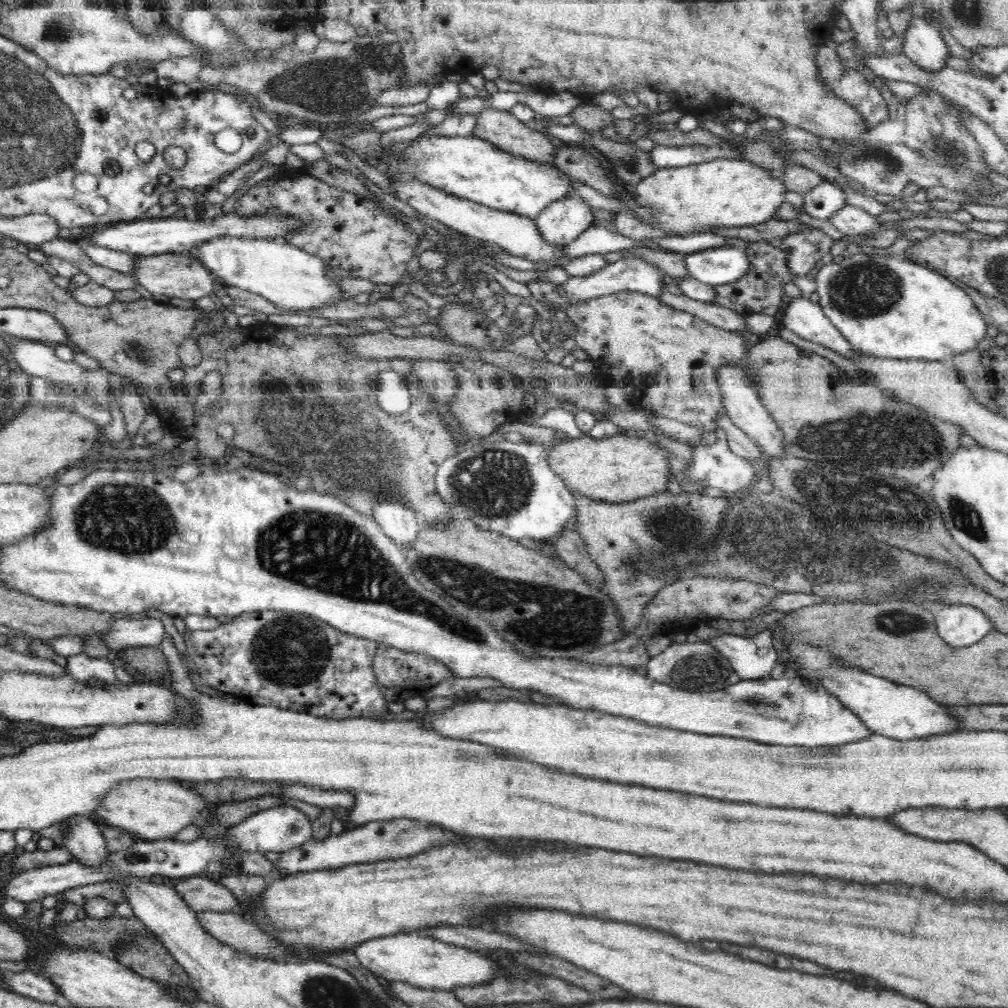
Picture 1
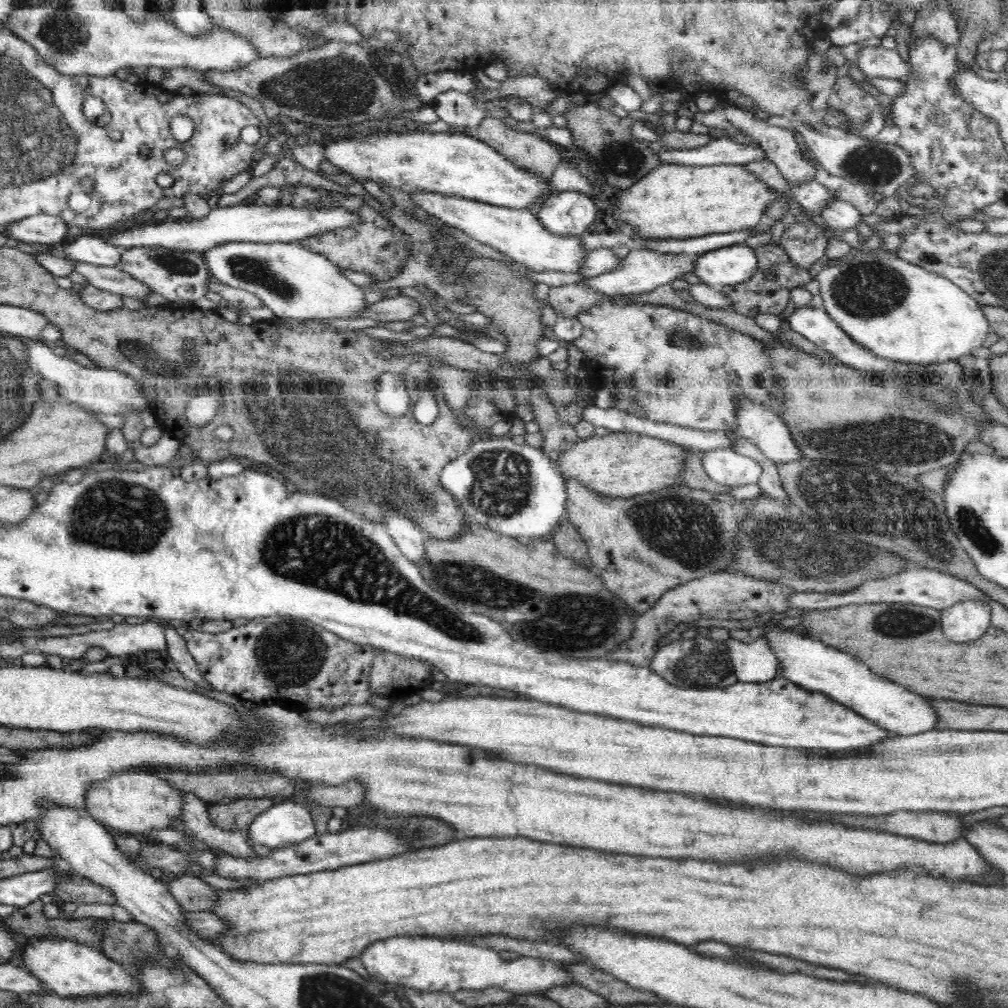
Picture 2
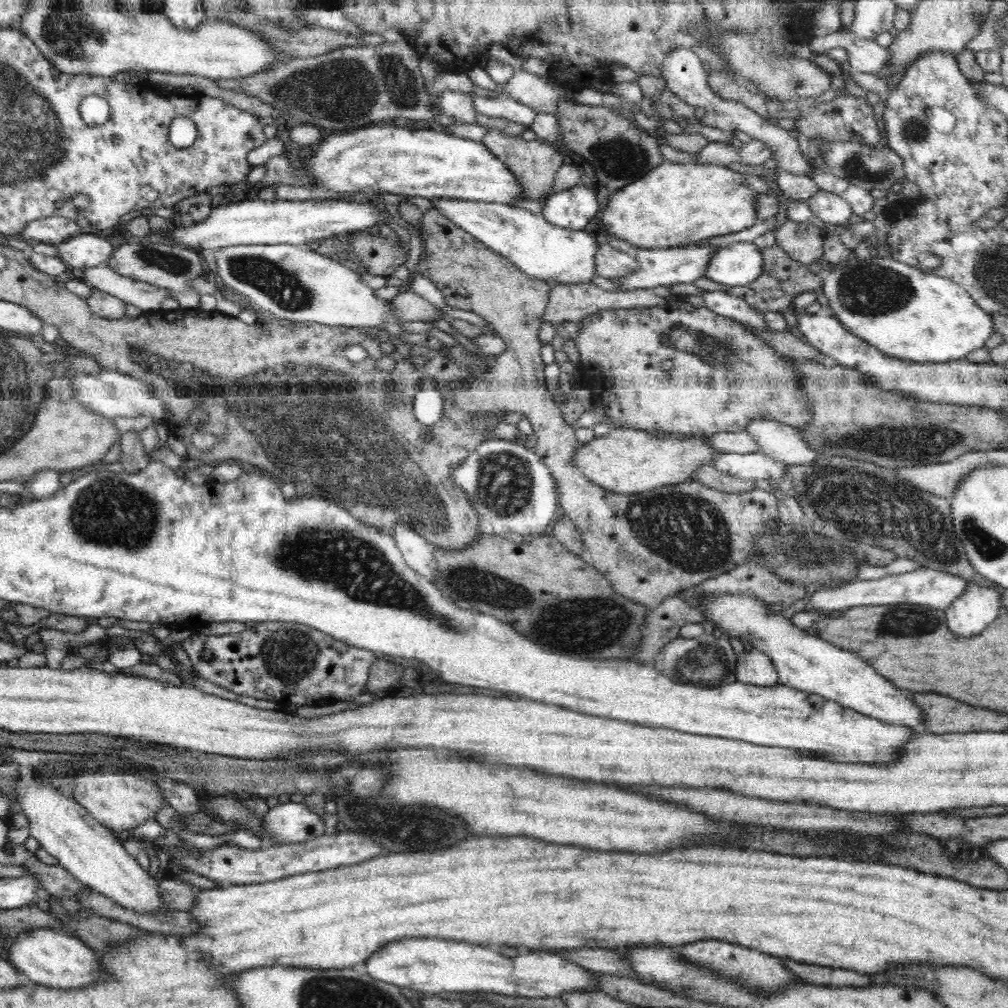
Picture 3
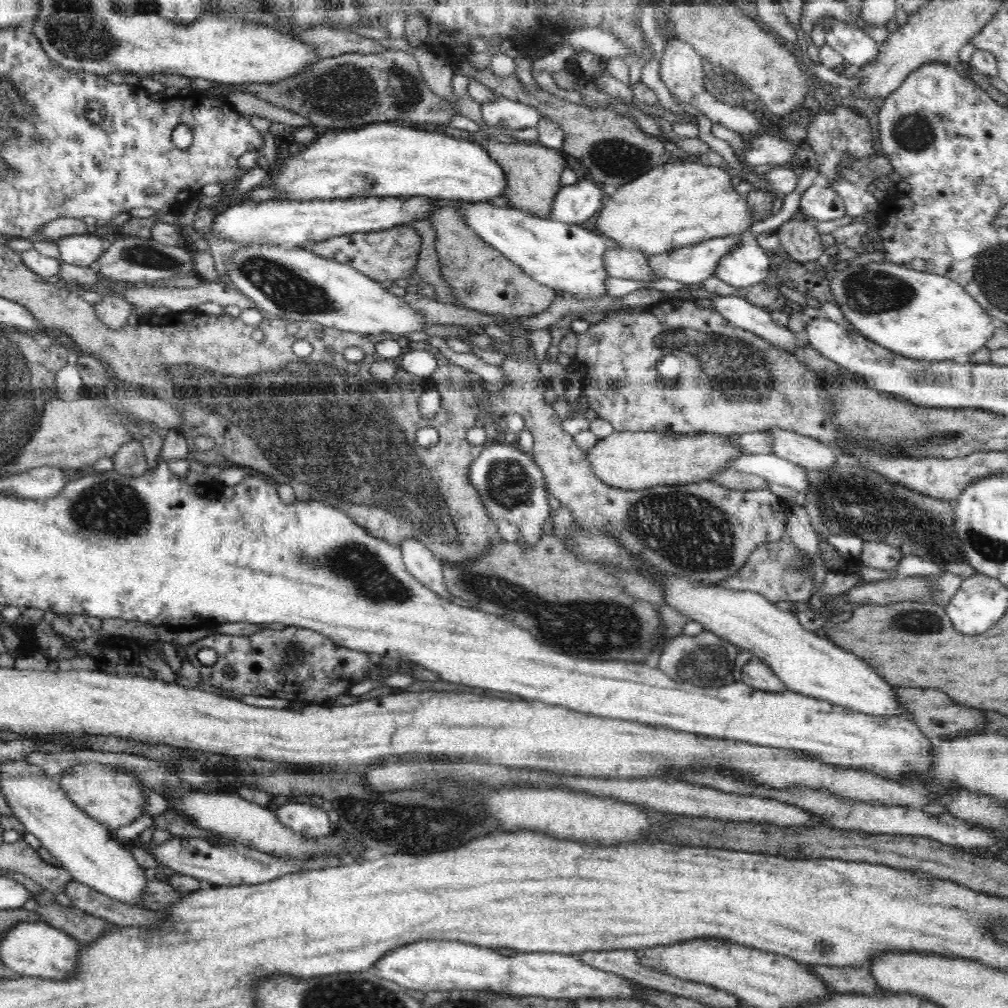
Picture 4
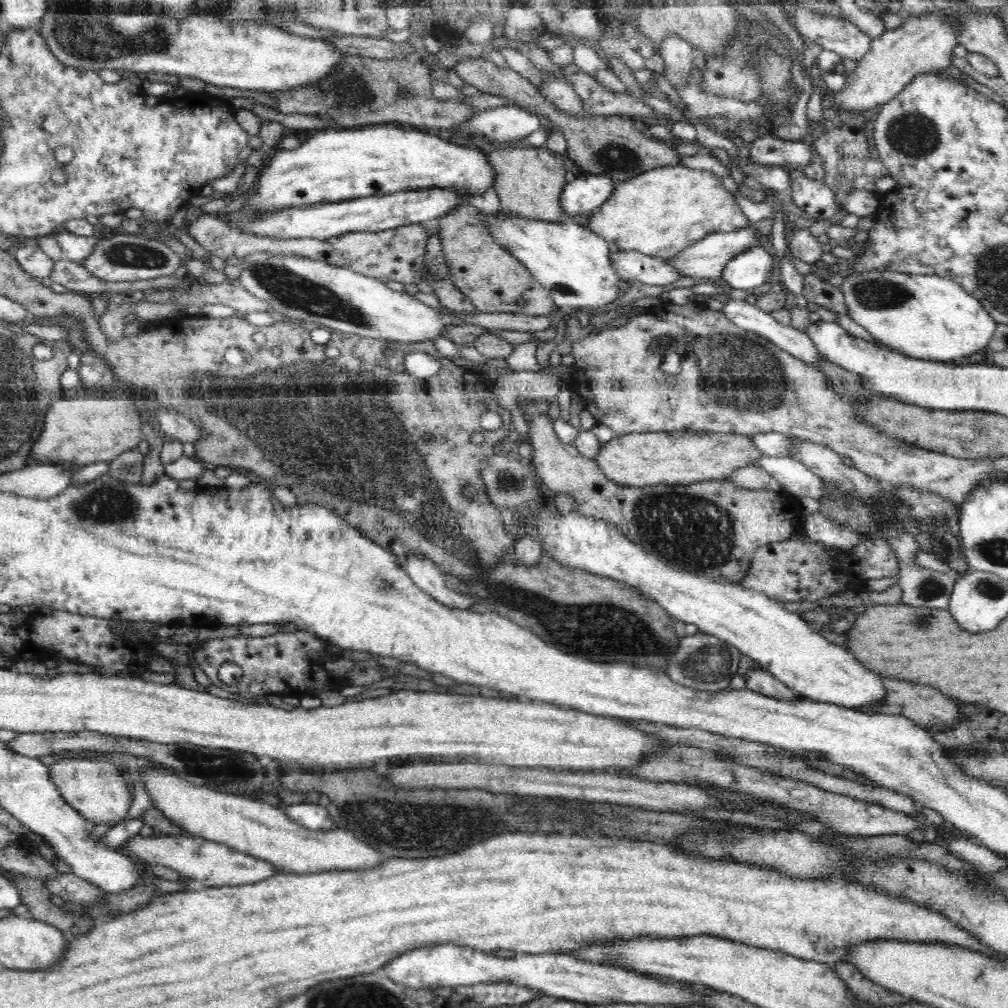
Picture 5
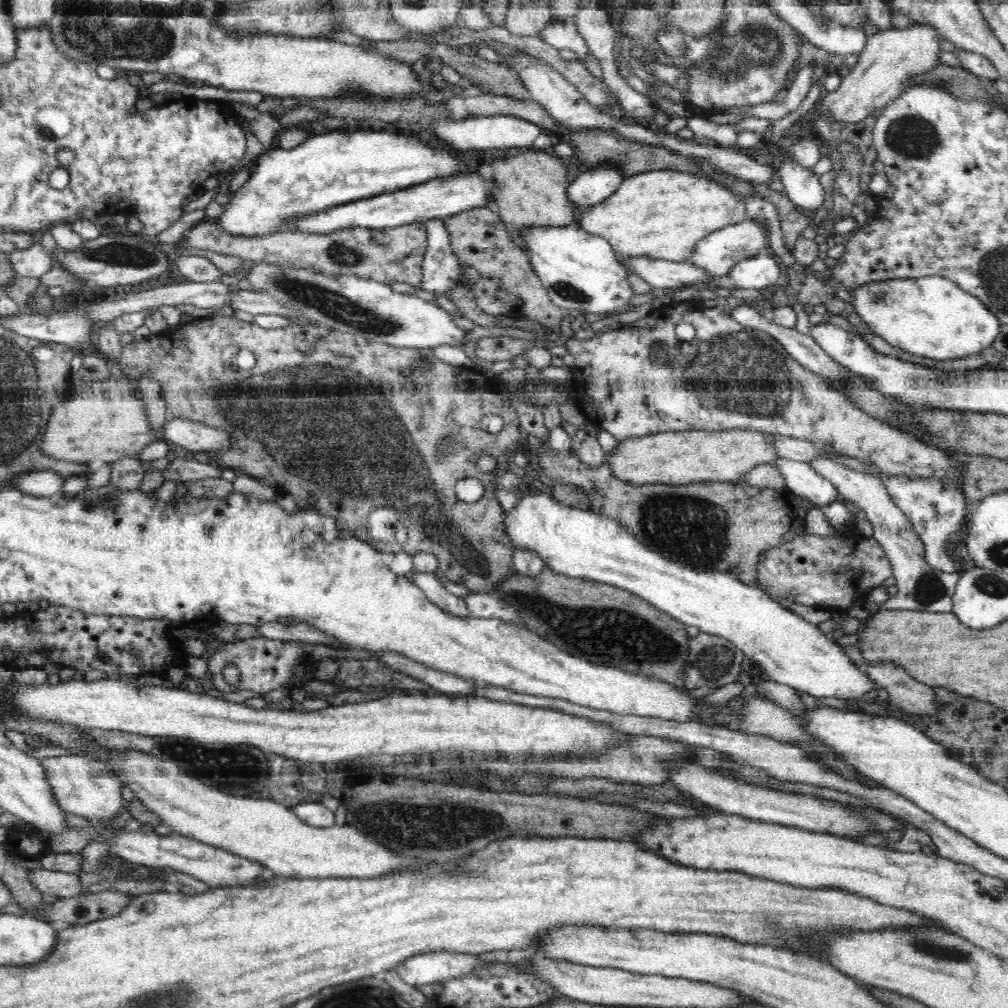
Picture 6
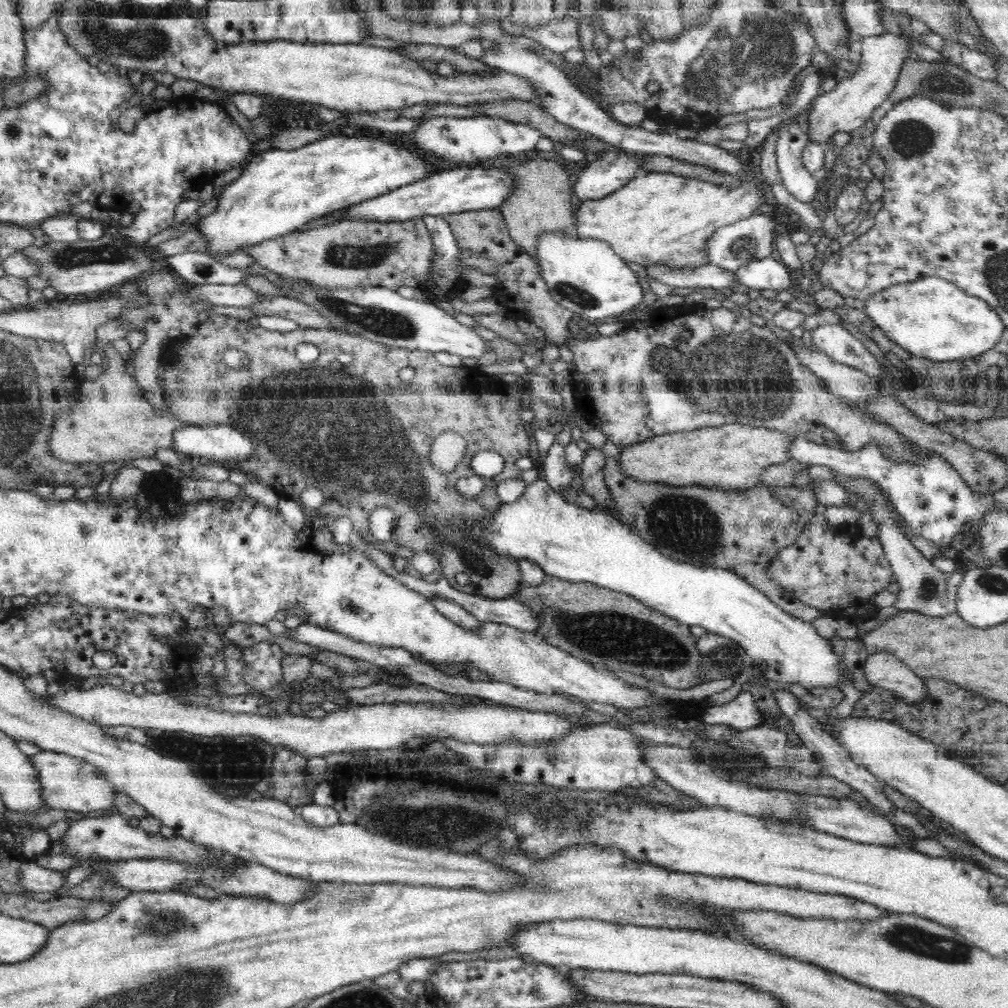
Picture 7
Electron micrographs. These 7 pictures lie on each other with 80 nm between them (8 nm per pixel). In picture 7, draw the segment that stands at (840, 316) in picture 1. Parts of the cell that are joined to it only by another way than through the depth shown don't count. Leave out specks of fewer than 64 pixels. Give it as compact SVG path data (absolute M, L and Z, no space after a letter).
M938 277L920 278L879 290L864 299L866 316L896 345L933 361L972 358L1000 341L1005 324L988 303Z

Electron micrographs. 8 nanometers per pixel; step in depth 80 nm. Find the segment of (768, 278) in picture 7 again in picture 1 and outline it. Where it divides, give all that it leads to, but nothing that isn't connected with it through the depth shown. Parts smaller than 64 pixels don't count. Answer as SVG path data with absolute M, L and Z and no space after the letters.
M742 244L699 251L685 256L688 275L712 287L745 278L750 270L750 261Z

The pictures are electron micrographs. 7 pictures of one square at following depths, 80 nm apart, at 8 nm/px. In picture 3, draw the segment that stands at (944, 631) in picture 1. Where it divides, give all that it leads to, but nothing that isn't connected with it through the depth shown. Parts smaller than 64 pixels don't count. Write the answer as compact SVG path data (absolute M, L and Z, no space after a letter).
M968 583L966 592L945 609L945 621L950 632L970 638L986 630L1003 612L997 588Z

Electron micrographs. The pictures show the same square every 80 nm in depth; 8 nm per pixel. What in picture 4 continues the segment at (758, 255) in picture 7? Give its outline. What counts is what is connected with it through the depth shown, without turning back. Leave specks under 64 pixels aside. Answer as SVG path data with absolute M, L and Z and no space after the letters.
M732 234L729 236L720 236L712 238L700 243L683 246L679 249L674 249L662 254L646 255L646 261L654 273L653 278L656 281L661 281L662 278L676 281L684 285L701 283L703 280L716 275L716 270L720 266L720 260L726 258L726 254L730 254L736 245L742 241L743 234Z

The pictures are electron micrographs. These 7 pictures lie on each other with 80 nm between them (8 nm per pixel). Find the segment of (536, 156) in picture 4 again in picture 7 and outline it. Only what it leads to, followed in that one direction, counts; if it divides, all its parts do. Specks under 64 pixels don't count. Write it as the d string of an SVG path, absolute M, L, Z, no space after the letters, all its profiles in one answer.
M534 158L505 171L515 178L514 192L496 210L502 214L513 242L538 262L535 250L540 236L554 232L570 235L574 231L576 200L573 185L564 168L554 160Z

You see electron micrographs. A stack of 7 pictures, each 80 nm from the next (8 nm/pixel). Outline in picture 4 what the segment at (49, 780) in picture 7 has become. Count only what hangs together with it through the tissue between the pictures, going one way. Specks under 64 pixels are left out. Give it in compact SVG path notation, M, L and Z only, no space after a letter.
M76 764L64 770L58 781L66 796L90 817L107 825L111 830L132 824L143 816L146 799L140 781L131 773L110 764Z

